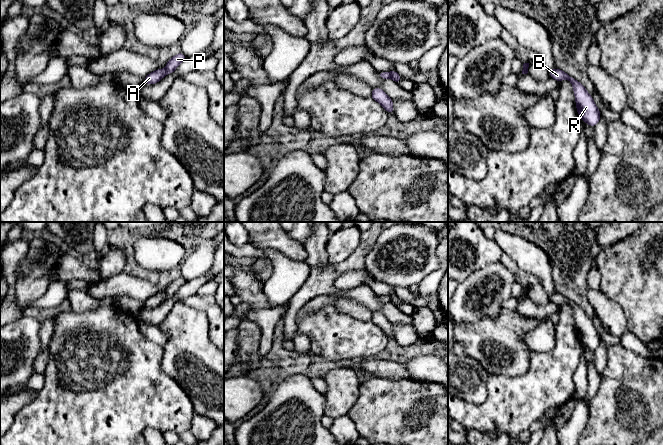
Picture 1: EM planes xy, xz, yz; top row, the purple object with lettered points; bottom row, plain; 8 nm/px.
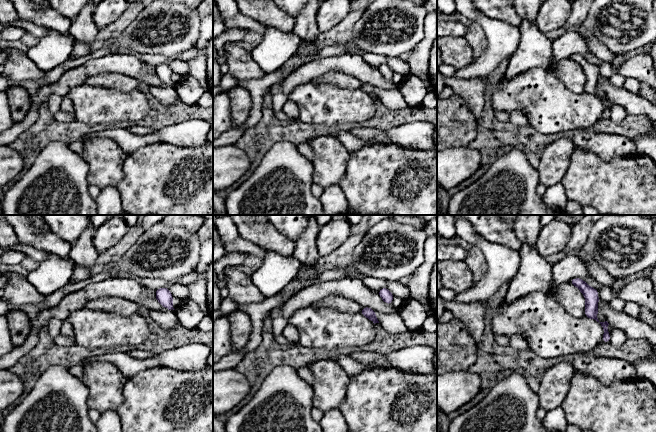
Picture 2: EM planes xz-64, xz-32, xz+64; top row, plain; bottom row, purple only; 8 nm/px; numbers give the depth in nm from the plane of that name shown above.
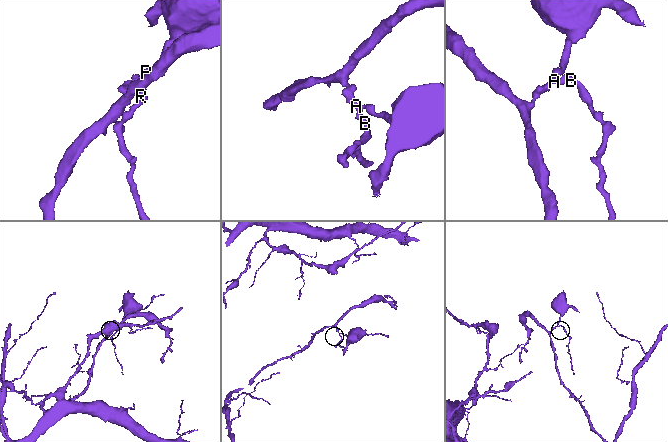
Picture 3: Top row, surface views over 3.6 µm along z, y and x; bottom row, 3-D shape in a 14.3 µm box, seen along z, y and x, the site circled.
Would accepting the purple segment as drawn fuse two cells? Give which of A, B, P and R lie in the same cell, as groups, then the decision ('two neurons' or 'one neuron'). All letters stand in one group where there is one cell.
A B R / P | two neurons

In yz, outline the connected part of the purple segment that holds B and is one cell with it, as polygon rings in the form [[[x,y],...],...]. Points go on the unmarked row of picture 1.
[[[558,292],[551,293],[548,296],[550,302],[558,306],[563,303],[568,303],[571,306],[574,313],[578,338],[583,345],[594,352],[600,344],[601,338],[585,311],[576,303]]]

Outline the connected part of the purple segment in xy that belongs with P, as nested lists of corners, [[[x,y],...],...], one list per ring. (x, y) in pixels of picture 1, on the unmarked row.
[[[183,276],[172,281],[166,288],[166,296],[171,298],[175,296],[176,291],[186,283],[186,280]]]

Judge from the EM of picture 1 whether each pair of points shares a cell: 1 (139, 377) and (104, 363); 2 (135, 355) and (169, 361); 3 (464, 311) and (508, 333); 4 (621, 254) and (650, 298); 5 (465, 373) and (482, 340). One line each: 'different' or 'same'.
1: same
2: different
3: different
4: same
5: different

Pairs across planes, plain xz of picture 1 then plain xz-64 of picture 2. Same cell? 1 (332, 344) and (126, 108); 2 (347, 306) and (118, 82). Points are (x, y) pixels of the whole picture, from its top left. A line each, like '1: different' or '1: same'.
1: same
2: same

